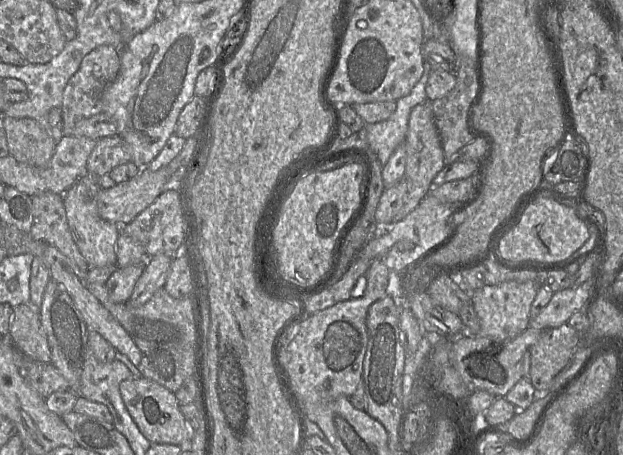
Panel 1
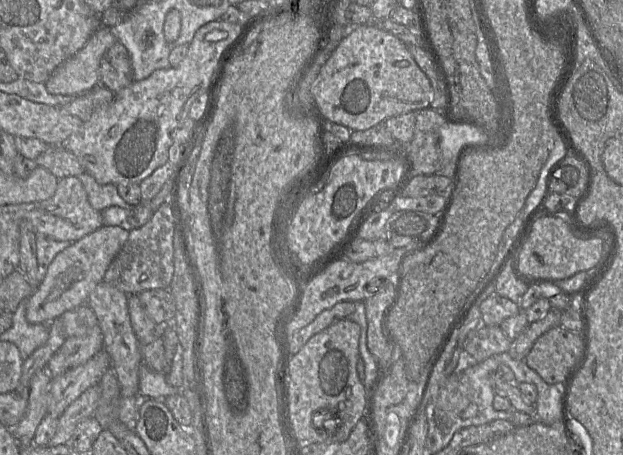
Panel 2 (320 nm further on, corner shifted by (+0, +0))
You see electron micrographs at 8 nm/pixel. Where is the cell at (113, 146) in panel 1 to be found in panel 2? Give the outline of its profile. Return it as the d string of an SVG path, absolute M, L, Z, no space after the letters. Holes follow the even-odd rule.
M50 146L40 154L35 162L46 168L58 179L67 176L79 176L85 172L79 159L63 146Z

